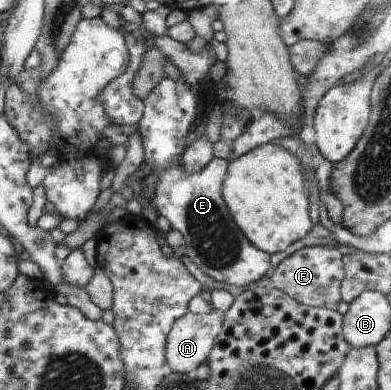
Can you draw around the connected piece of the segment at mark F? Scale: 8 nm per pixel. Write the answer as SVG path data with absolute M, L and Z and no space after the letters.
M327 246L300 248L284 258L272 272L272 285L288 294L294 301L308 307L323 307L335 311L341 303L340 286L343 280L343 255L339 249Z

